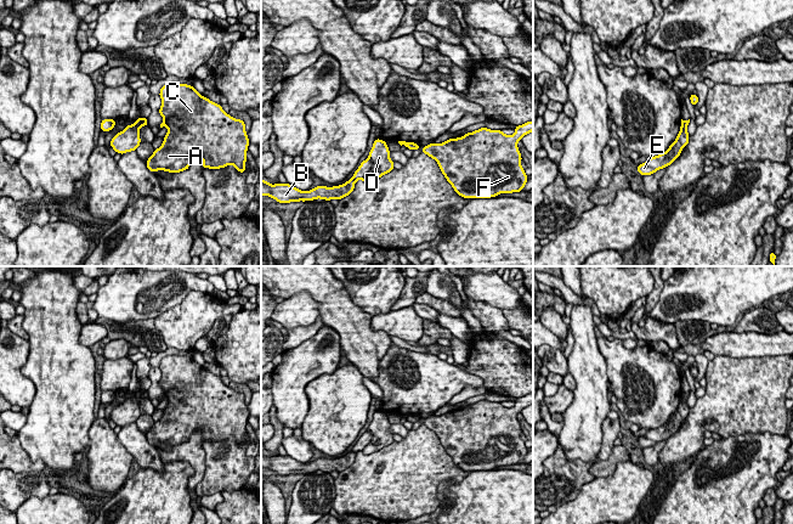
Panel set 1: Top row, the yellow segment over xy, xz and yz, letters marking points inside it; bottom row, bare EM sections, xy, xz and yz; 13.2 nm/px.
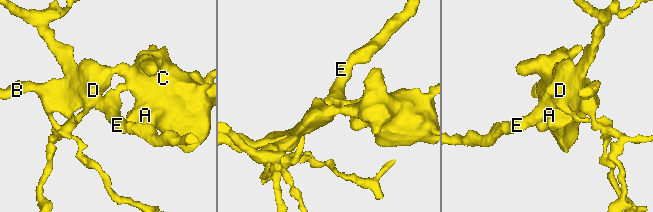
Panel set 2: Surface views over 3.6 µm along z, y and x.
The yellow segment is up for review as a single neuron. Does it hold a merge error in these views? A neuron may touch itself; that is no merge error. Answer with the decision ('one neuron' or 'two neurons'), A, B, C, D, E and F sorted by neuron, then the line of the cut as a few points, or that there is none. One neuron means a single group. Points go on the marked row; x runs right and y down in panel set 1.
two neurons; groups A B C D F / E; cut xz (368, 158), (372, 162), (370, 168), (361, 178)

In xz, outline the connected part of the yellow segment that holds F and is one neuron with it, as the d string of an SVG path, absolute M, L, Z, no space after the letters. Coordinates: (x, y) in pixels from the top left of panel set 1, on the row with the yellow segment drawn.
M533 120L516 125L514 135L487 128L442 143L430 143L421 153L435 159L453 190L463 198L491 198L521 192L528 178L521 167L517 142L533 131Z

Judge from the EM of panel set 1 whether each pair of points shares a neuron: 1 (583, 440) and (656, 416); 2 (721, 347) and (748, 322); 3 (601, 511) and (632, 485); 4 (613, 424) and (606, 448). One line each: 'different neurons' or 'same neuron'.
1: different neurons
2: different neurons
3: same neuron
4: same neuron

